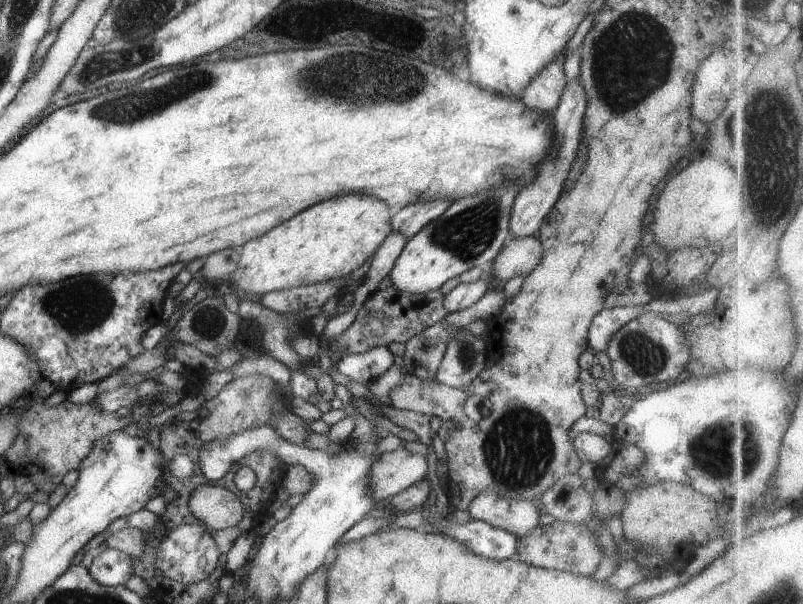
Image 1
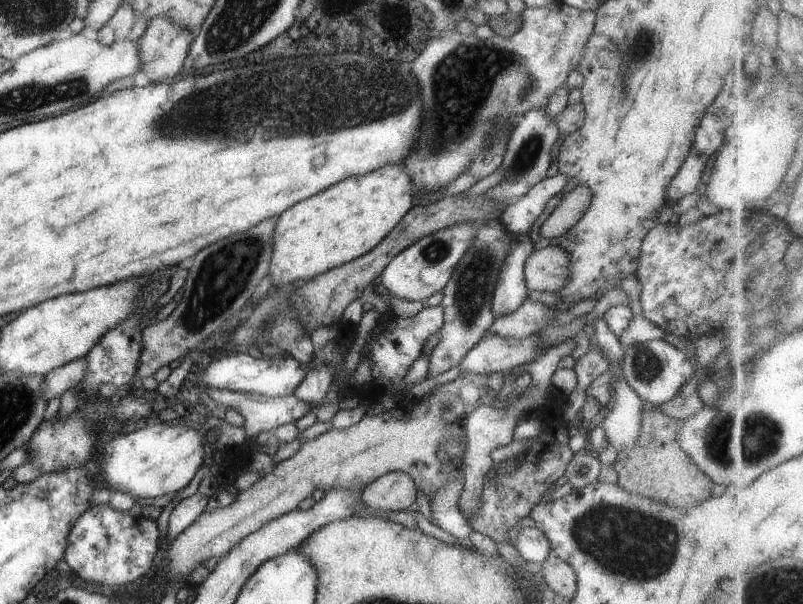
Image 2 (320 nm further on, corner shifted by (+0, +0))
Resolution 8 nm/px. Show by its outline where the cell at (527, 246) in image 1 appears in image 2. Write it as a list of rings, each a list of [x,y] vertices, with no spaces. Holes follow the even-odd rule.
[[[548,245],[535,248],[523,266],[527,289],[545,293],[559,292],[569,281],[570,266],[570,255],[562,247]]]

